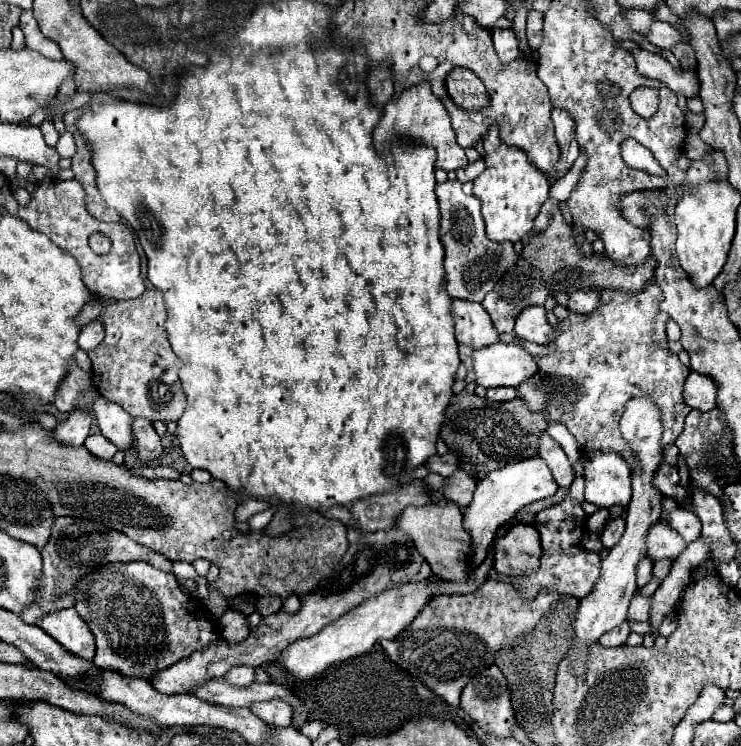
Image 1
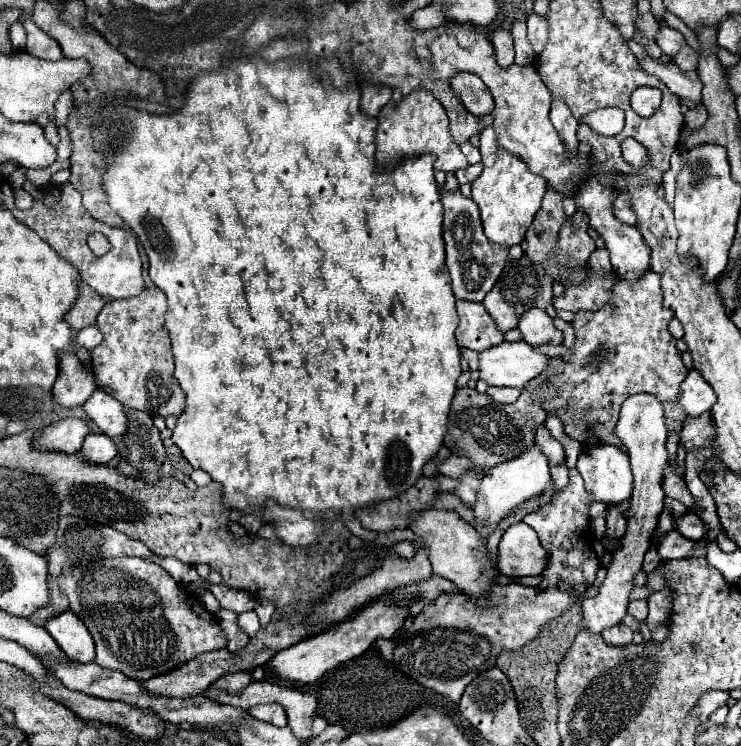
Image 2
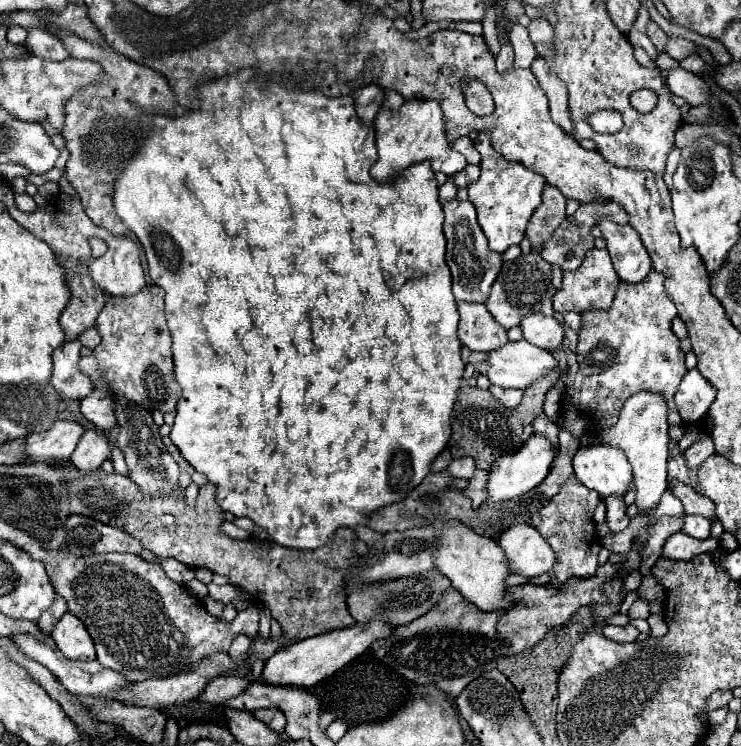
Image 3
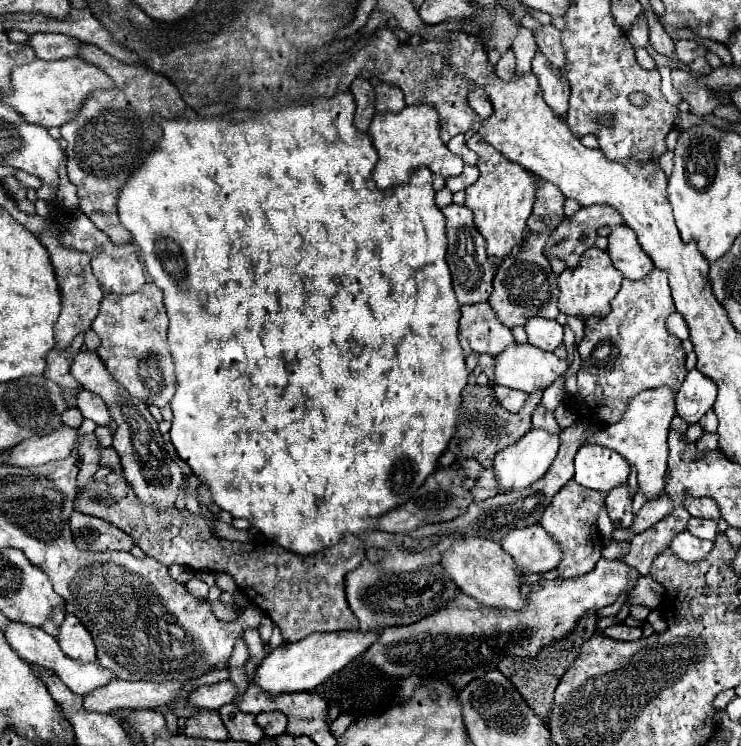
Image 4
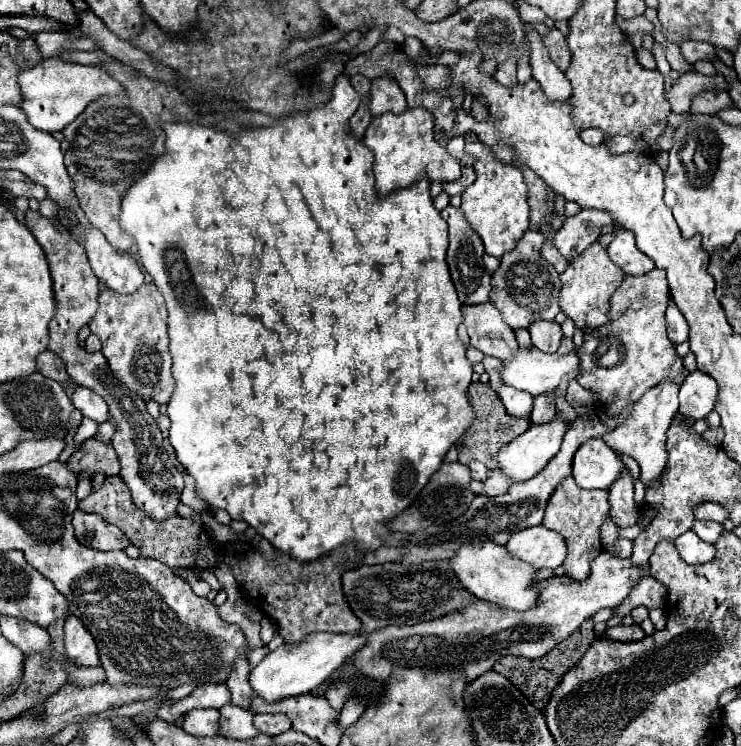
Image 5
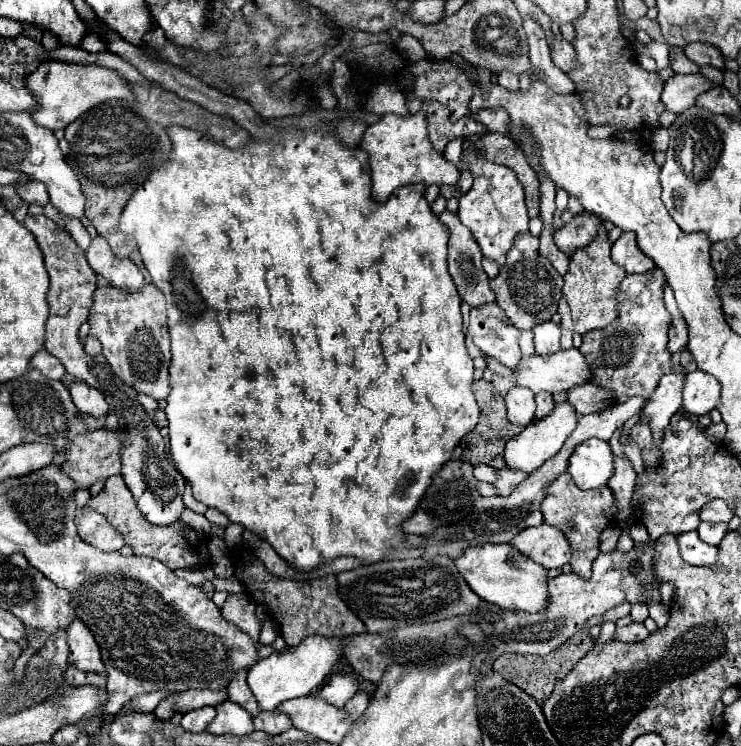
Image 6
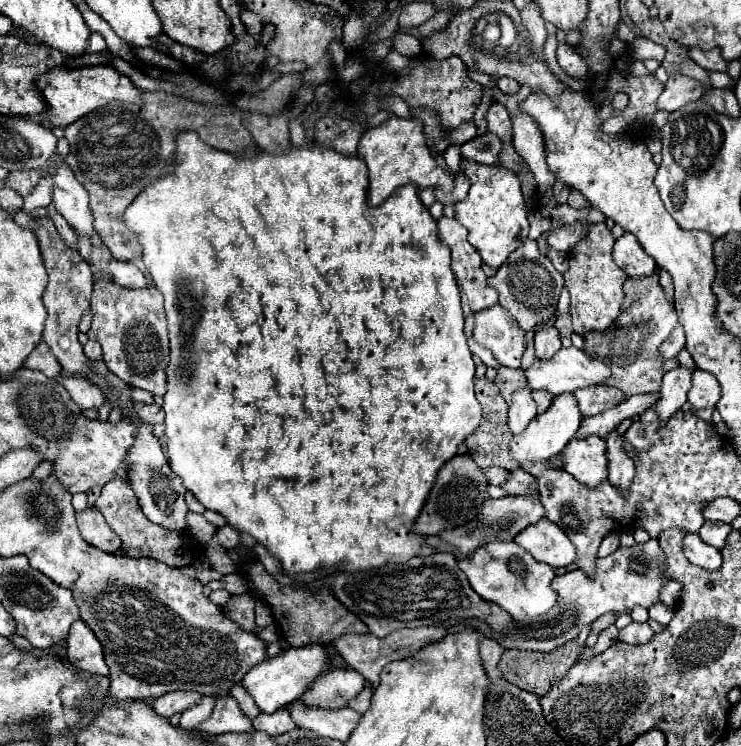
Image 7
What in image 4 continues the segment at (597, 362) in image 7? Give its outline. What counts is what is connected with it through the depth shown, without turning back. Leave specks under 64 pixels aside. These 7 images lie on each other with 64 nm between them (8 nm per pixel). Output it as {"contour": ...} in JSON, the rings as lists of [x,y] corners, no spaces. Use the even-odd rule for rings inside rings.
{"contour":[[[510,344],[502,354],[494,356],[496,384],[522,392],[546,388],[566,370],[566,360],[558,360],[552,352],[544,352],[532,344]]]}

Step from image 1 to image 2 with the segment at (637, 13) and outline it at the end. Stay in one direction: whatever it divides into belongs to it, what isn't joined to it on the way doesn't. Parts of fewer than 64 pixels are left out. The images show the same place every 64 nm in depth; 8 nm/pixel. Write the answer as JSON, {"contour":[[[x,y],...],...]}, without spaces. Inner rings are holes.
{"contour":[[[648,12],[648,14],[642,14],[636,18],[636,30],[642,32],[642,36],[646,36],[648,40],[652,40],[658,32],[658,20]]]}

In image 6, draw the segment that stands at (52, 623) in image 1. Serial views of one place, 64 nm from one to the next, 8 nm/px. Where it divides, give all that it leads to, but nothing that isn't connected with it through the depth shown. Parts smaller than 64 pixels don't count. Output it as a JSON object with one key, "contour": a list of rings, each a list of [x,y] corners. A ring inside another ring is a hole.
{"contour":[[[72,620],[66,628],[70,656],[68,662],[74,664],[82,672],[104,672],[104,664],[100,660],[100,648],[94,642],[92,632],[82,624],[82,620]]]}

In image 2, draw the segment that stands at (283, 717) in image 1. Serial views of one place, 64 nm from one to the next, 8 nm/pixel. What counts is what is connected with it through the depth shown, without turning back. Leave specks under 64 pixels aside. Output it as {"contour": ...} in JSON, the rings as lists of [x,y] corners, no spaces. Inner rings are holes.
{"contour":[[[258,704],[258,706],[252,706],[248,710],[256,720],[262,720],[262,722],[270,722],[274,726],[286,726],[286,710],[280,708],[280,704]]]}

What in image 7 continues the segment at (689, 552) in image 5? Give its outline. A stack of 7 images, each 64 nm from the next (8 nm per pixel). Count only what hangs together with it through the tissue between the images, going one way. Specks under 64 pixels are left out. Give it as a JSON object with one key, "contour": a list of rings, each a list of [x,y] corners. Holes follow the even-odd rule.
{"contour":[[[698,534],[684,536],[684,556],[688,558],[688,562],[692,562],[704,570],[720,568],[720,550],[704,544]]]}

